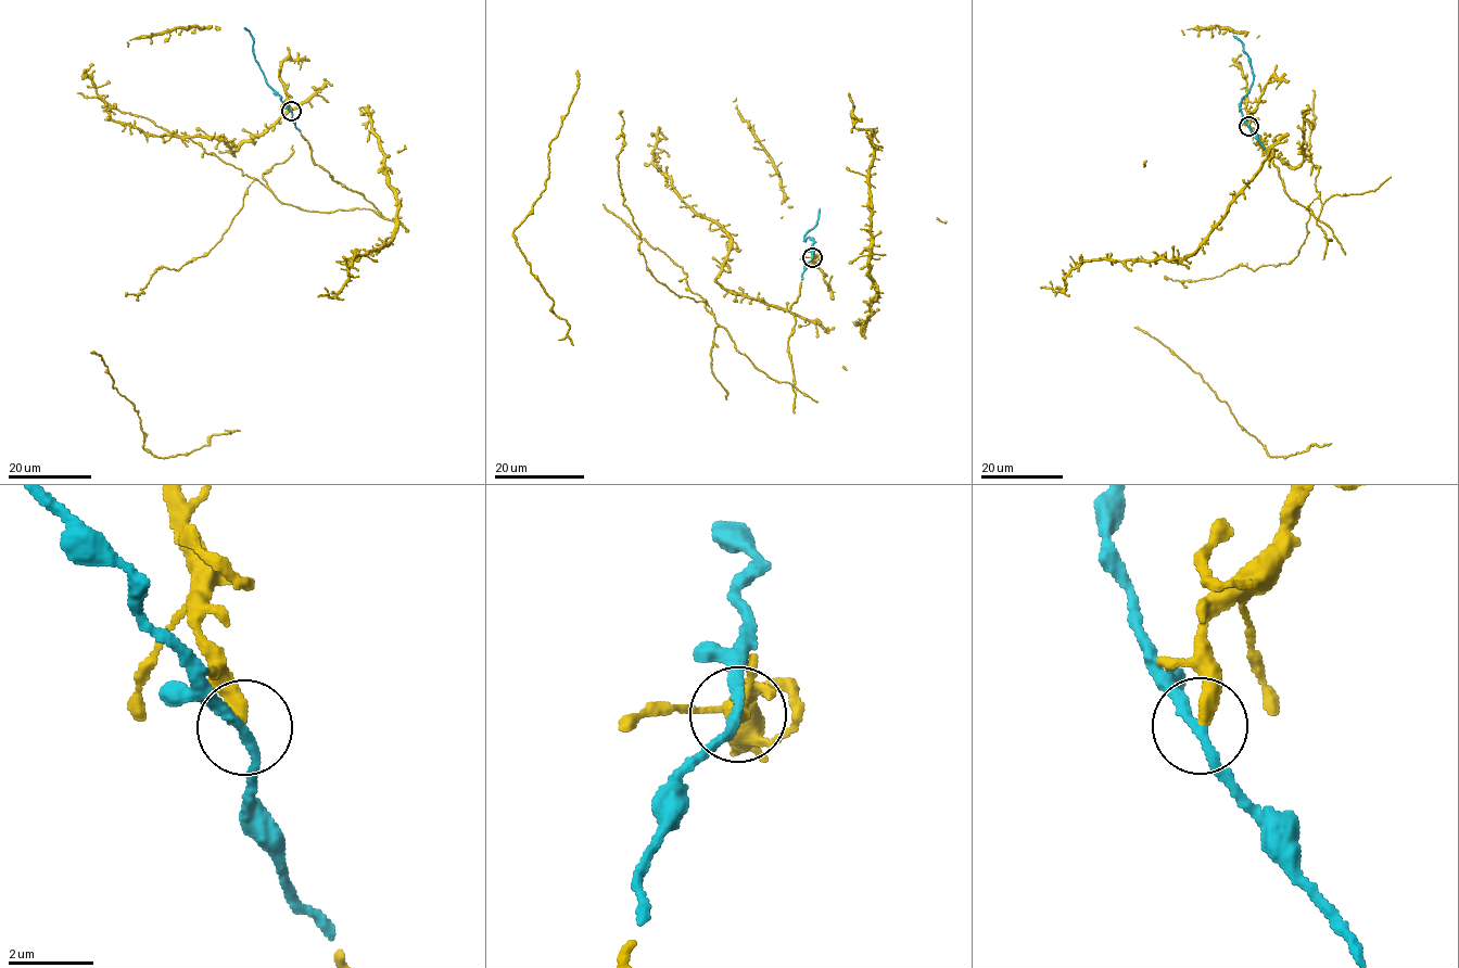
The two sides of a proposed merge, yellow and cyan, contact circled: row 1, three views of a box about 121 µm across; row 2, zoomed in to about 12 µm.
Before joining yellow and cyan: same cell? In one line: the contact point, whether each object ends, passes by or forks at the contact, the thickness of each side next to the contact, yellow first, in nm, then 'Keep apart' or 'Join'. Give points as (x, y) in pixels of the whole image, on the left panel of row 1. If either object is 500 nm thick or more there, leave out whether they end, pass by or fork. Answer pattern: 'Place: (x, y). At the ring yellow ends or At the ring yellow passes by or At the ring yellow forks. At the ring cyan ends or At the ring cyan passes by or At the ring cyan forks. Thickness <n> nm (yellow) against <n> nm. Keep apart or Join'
Place: (291, 111). At the ring yellow ends. At the ring cyan passes by. Thickness 360 nm (yellow) against 240 nm. Join

